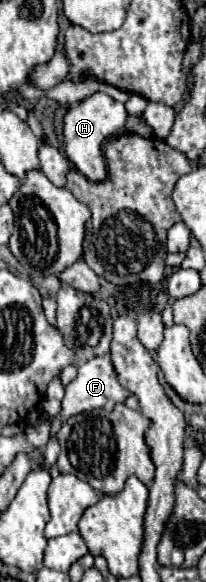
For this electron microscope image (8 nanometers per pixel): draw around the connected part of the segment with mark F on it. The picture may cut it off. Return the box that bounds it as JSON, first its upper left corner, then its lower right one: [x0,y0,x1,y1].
[60,357,130,421]

